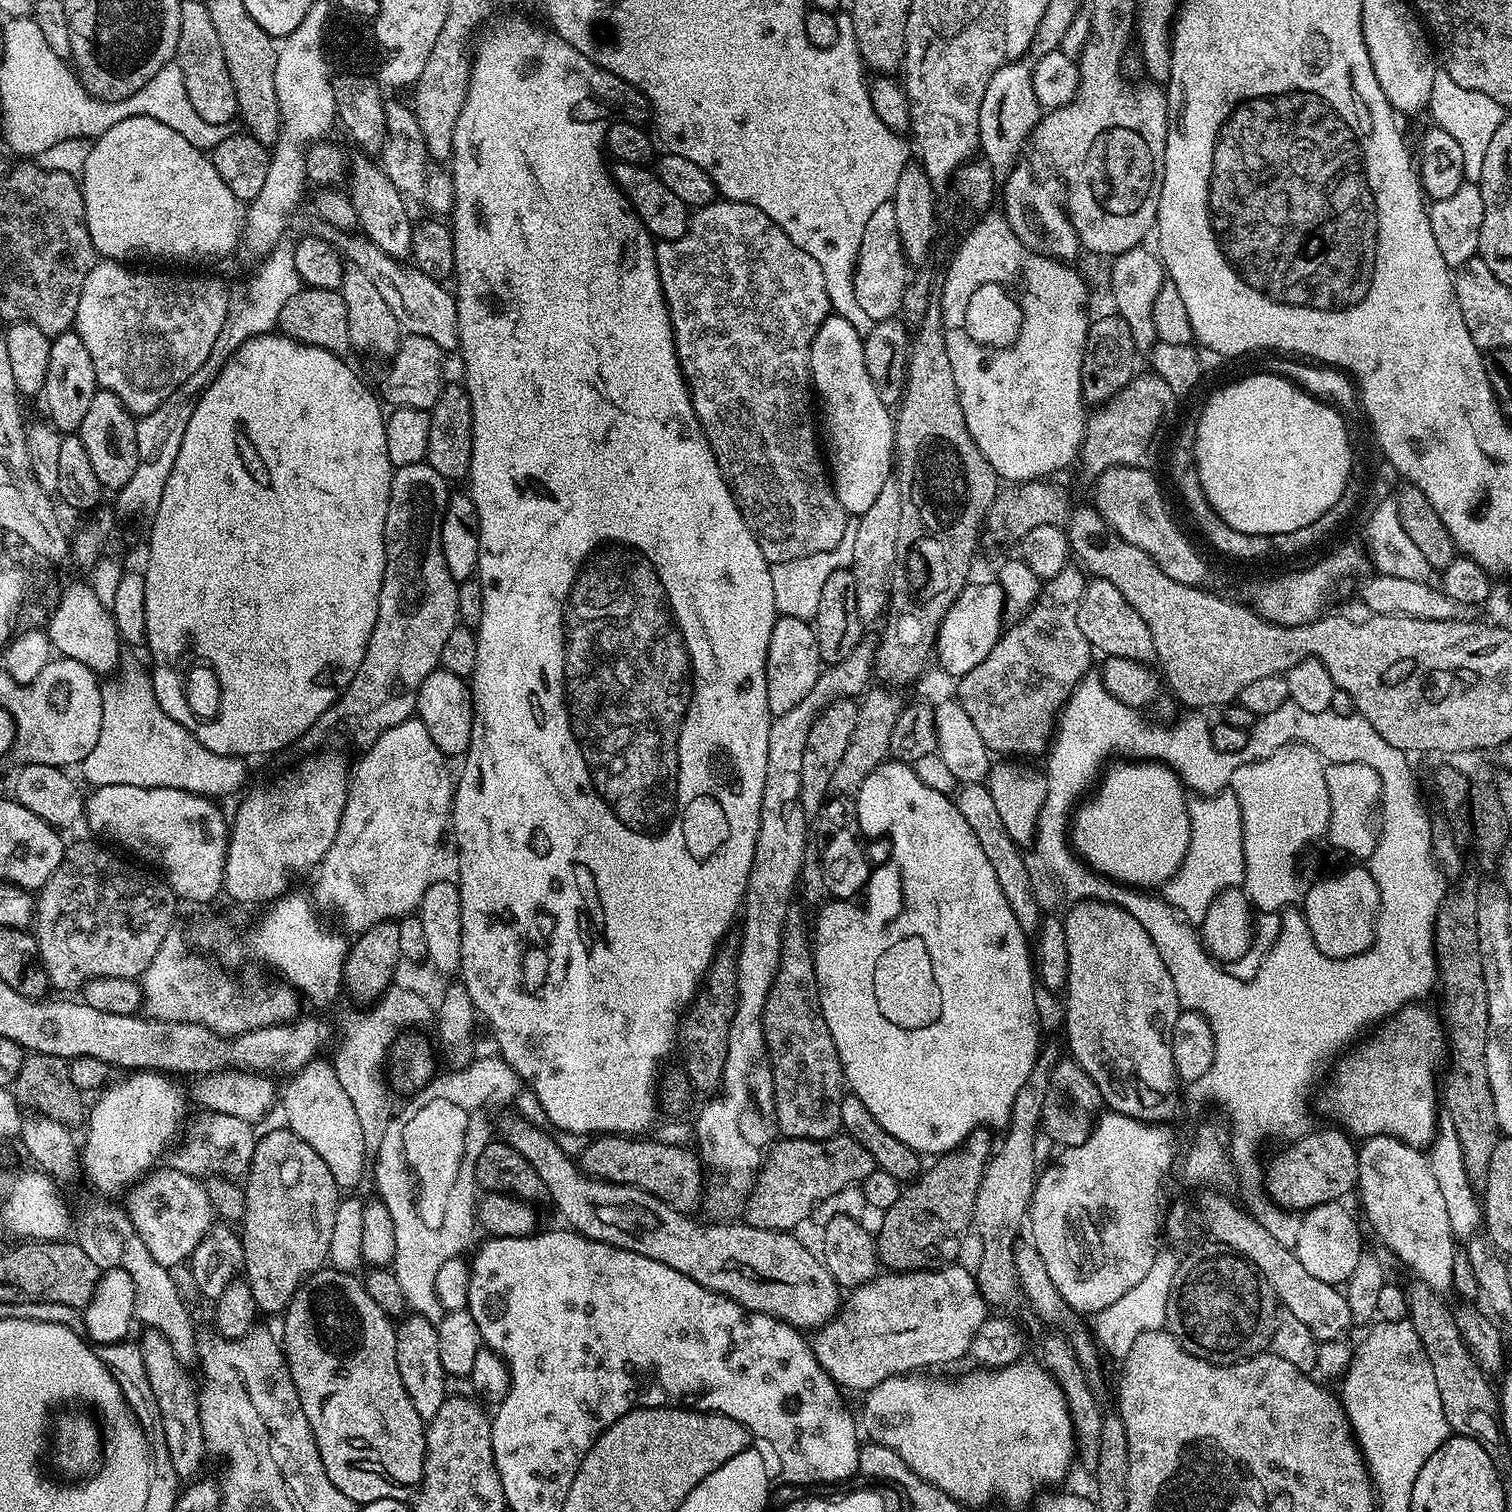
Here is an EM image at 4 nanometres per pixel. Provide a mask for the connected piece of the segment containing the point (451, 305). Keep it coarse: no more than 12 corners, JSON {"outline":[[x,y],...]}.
{"outline":[[319,218],[311,235],[364,271],[405,333],[459,345],[441,281]]}

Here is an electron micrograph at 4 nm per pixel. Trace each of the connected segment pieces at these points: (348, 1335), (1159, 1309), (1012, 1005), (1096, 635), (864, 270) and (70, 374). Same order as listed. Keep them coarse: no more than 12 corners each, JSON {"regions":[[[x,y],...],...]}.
{"regions":[[[325,1266],[282,1313],[326,1478],[407,1501],[426,1421],[396,1324]],[[1168,1264],[1091,1317],[1095,1341],[1117,1358],[1165,1327]],[[911,764],[856,798],[868,905],[819,909],[851,1095],[925,1157],[1007,1129],[1029,937]],[[1087,581],[1078,624],[1097,653],[1156,660],[1114,582]],[[894,206],[862,230],[853,282],[872,319],[901,315],[910,265]],[[75,330],[55,337],[42,401],[61,434],[79,433],[98,390]]]}

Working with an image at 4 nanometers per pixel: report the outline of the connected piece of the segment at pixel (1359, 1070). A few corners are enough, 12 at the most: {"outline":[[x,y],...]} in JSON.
{"outline":[[1398,1009],[1326,1096],[1353,1138],[1427,1149],[1438,1123],[1441,1017]]}

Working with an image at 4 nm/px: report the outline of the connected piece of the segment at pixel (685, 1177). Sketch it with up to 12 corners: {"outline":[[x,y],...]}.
{"outline":[[609,1133],[578,1156],[587,1176],[686,1212],[704,1173],[683,1145]]}

